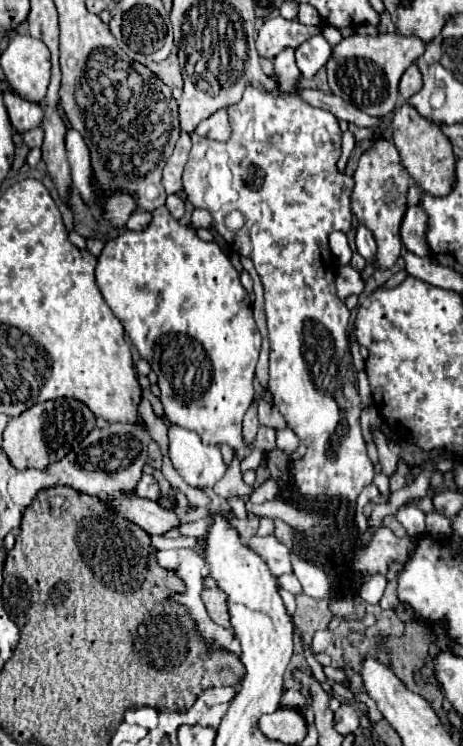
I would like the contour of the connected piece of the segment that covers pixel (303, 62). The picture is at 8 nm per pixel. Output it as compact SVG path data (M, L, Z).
M315 35L307 39L303 45L297 47L297 67L301 69L301 75L313 77L331 57L331 45L325 41L323 35Z

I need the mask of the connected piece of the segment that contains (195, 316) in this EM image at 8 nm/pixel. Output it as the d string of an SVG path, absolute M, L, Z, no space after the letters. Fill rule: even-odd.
M165 207L153 211L153 221L141 233L123 231L117 239L107 241L95 269L97 285L115 315L123 321L139 355L157 373L165 417L185 429L197 431L205 445L229 445L239 461L253 449L269 453L275 449L275 429L261 427L251 445L245 443L241 421L247 405L255 399L253 377L261 349L261 335L253 321L251 299L239 281L239 271L217 243L201 241L193 227L179 225Z

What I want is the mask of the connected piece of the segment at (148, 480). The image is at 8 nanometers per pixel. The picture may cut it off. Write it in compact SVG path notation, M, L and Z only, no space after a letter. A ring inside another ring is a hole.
M143 473L143 477L137 481L137 485L135 485L133 493L135 493L137 497L157 501L157 499L159 499L159 485L157 485L157 481L153 479L153 475Z

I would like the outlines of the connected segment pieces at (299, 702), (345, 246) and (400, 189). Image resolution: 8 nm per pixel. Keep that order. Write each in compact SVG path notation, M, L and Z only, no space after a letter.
M289 689L289 691L285 691L283 697L281 697L281 705L283 705L283 707L291 707L291 709L303 709L305 697L301 695L299 689Z
M339 231L331 233L331 235L329 235L329 245L331 245L331 253L335 255L337 263L339 263L339 265L349 265L353 251L351 251L351 247L349 247L349 243L347 243L345 233L339 233Z
M377 139L373 147L361 155L353 179L355 187L351 193L351 211L355 213L357 221L373 233L377 241L377 267L387 269L397 261L403 249L399 227L407 209L407 189L411 187L413 179L403 169L399 153L389 139Z

